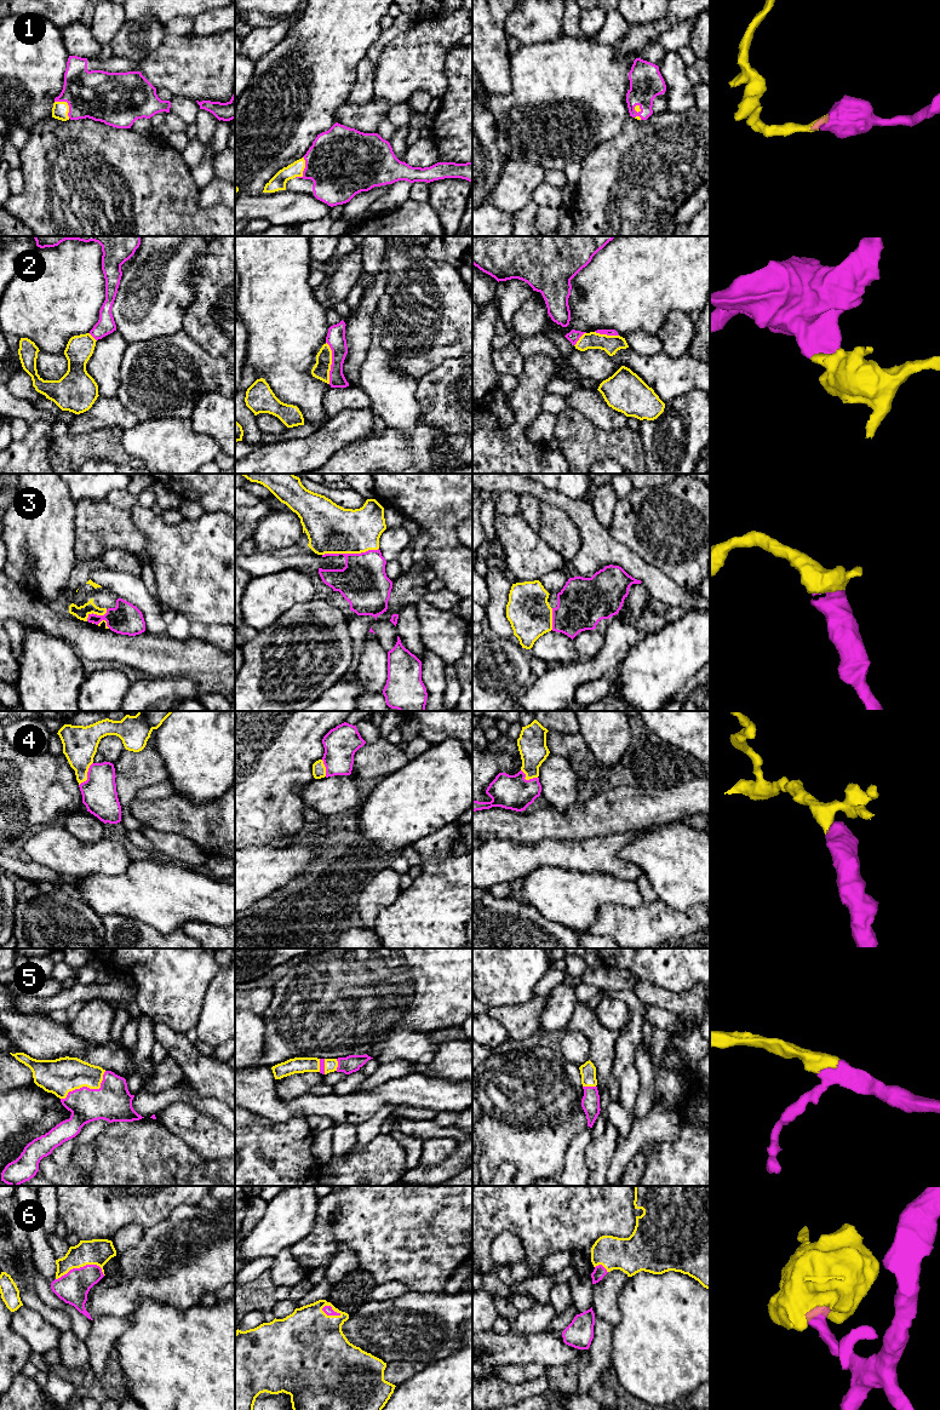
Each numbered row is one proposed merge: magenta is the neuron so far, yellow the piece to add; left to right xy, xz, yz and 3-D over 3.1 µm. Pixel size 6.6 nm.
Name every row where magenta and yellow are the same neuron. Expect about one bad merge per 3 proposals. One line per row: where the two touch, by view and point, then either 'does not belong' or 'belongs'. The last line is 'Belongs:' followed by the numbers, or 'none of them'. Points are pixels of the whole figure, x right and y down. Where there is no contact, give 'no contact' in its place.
1: xy (68, 104) | belongs
2: xz (332, 362) | does not belong
3: xz (350, 554) | belongs
4: xy (87, 774) | belongs
5: xy (87, 1088) | belongs
6: xy (81, 1267) | belongs
Belongs: 1, 3, 4, 5, 6

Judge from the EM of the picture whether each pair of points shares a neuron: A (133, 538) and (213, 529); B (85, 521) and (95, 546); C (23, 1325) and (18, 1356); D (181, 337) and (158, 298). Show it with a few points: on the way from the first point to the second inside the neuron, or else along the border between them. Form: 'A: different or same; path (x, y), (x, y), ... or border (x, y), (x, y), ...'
A: different; border (131, 511), (133, 525), (145, 538), (152, 563)
B: same; path (91, 527), (93, 529), (93, 540)
C: different; border (12, 1329), (33, 1351)
D: different; border (182, 328), (170, 334), (149, 339)

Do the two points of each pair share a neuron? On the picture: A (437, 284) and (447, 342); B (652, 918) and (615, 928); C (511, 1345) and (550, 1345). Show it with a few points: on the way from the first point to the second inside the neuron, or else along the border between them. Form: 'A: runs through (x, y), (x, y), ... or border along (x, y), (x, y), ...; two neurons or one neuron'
A: runs through (437, 298), (437, 317), (447, 327); one neuron
B: runs through (643, 927), (624, 927); one neuron
C: runs through (521, 1345), (540, 1345); one neuron

